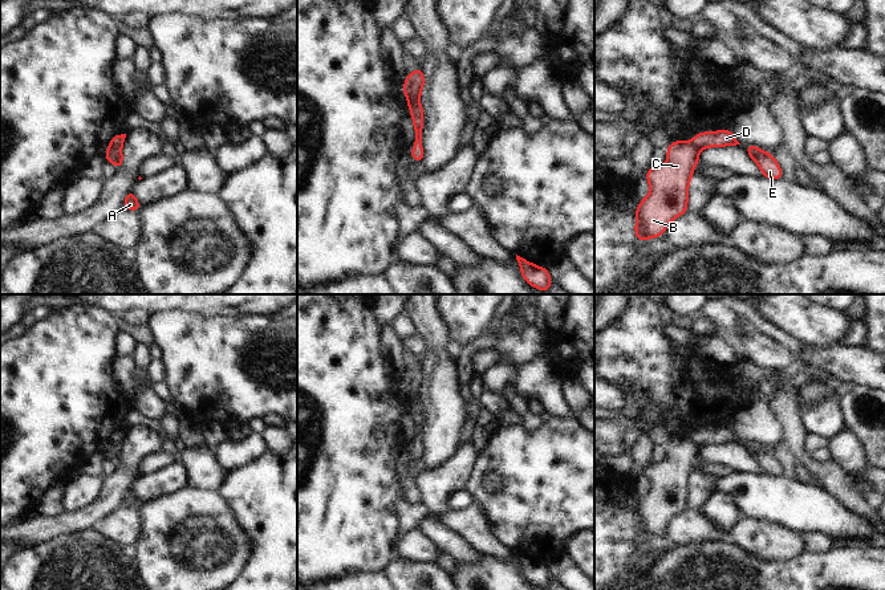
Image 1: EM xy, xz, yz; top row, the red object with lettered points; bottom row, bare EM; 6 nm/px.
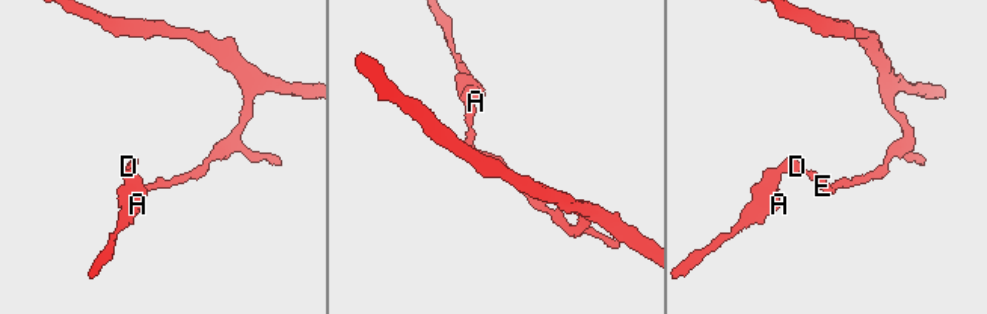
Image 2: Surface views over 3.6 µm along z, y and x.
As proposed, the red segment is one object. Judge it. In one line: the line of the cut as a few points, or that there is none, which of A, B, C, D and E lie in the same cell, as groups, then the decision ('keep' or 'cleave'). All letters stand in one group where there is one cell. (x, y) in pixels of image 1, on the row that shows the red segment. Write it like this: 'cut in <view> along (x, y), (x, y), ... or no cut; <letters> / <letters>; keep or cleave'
cut in xy along (110, 143), (121, 146); A B C / D E; cleave

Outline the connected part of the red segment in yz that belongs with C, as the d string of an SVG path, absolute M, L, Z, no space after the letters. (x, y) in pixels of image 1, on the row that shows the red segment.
M673 141L665 151L667 162L645 174L650 191L636 211L638 241L661 239L675 217L687 213L689 183L699 163L699 150L691 142Z

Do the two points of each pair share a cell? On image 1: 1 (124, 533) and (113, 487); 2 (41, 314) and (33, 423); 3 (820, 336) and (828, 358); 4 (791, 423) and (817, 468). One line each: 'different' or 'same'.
1: different
2: different
3: different
4: same

